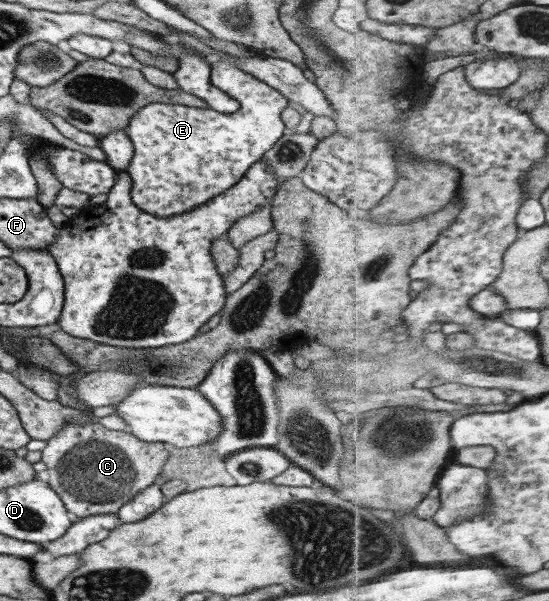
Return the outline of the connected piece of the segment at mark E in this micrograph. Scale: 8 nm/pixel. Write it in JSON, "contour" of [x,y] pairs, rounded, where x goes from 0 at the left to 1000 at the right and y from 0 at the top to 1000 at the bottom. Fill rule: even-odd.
{"contour":[[[412,105],[383,113],[383,133],[397,150],[435,171],[428,186],[403,190],[381,180],[337,180],[333,175],[286,170],[250,181],[231,205],[226,218],[239,235],[242,261],[224,285],[239,296],[239,336],[264,354],[282,361],[330,356],[419,314],[521,220],[510,190],[525,166],[508,153]]]}

